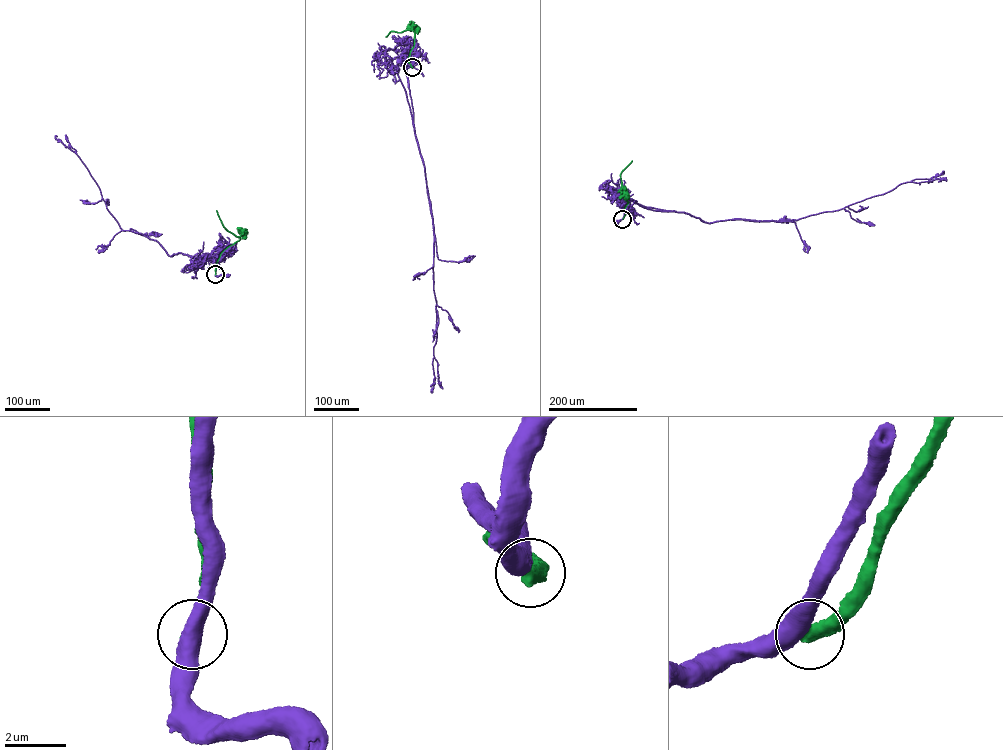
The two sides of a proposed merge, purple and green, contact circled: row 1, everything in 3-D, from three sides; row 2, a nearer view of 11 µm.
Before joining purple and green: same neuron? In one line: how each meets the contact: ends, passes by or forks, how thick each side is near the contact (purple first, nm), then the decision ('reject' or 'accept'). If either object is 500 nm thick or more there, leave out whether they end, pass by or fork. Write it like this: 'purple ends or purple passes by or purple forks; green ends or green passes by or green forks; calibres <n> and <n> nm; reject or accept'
calibres 480 and 500 nm; reject

